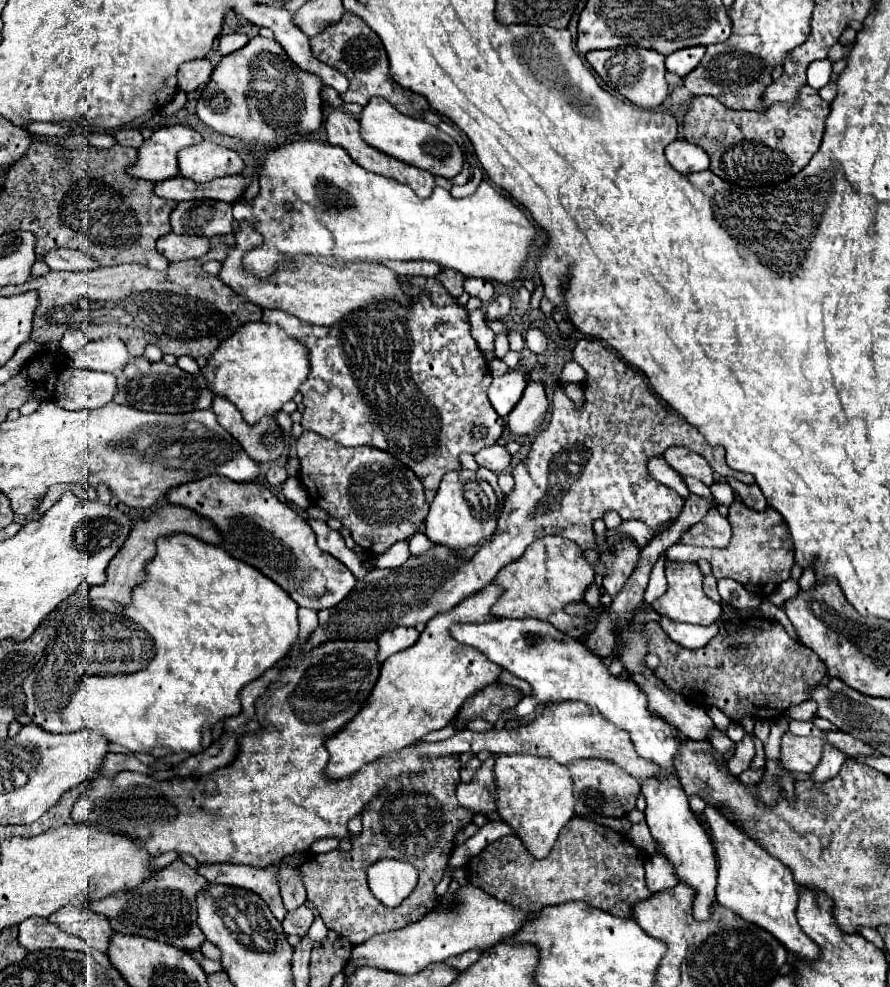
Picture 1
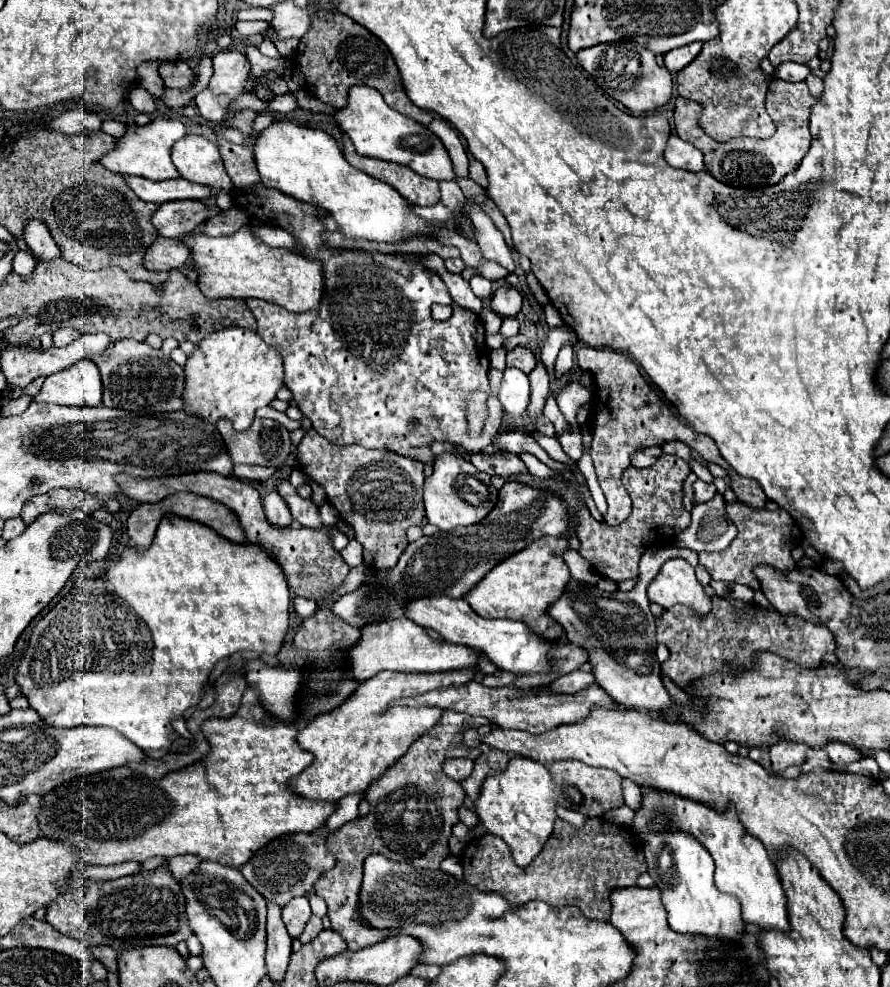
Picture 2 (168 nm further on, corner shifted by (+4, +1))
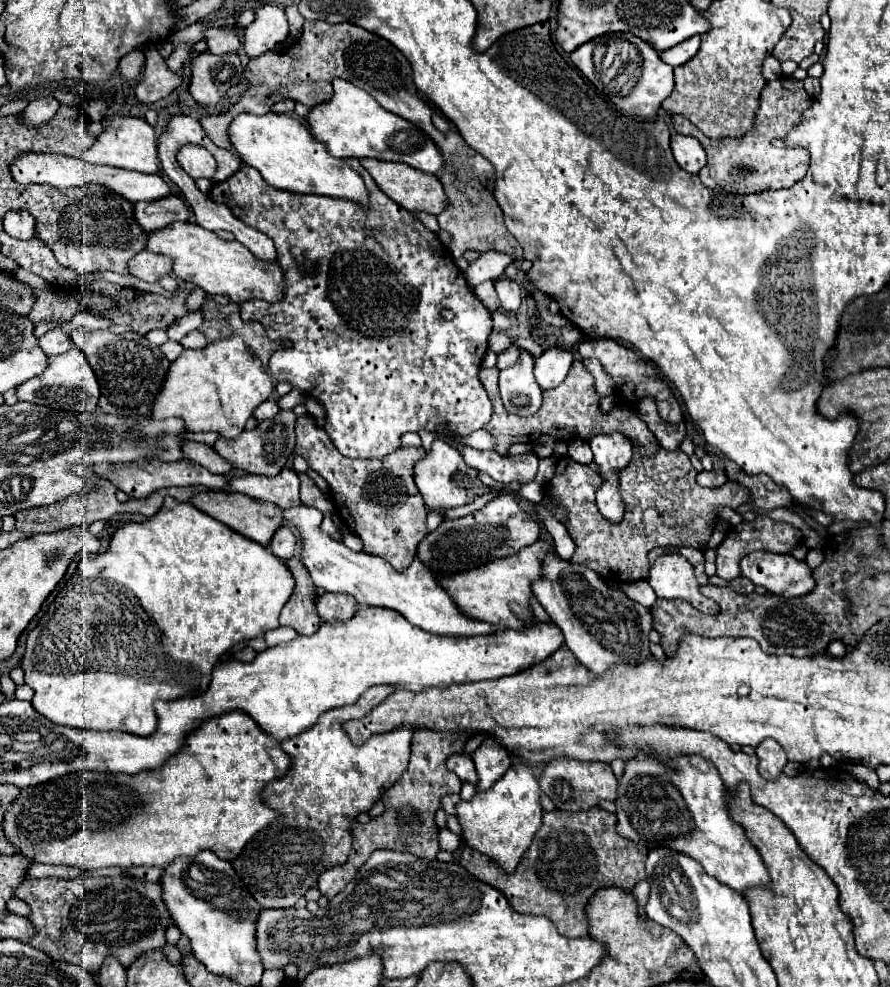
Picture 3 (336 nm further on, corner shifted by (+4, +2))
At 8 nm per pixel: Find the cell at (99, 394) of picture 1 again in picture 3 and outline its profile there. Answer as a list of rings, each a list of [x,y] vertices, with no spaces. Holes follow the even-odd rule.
[[[73,347],[67,353],[49,357],[49,367],[39,377],[33,377],[31,381],[25,381],[17,387],[17,399],[27,401],[27,403],[45,405],[51,409],[61,409],[61,411],[91,413],[97,409],[99,385],[97,385],[97,379],[93,375],[93,369],[87,357],[81,353],[81,349]],[[77,391],[81,391],[81,395],[77,395]]]

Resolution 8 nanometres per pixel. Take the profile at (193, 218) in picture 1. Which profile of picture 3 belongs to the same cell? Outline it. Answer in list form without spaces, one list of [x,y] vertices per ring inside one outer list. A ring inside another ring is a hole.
[[[169,195],[159,201],[139,201],[135,203],[135,219],[147,231],[165,229],[175,221],[189,221],[191,211],[185,201],[177,195]]]

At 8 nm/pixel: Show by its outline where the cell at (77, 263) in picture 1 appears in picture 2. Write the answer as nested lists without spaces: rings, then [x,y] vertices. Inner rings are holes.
[[[35,218],[25,222],[23,240],[31,248],[31,252],[35,256],[39,256],[43,262],[49,262],[49,260],[55,260],[61,256],[61,252],[57,250],[57,244],[53,242],[47,226],[43,222],[37,222]]]

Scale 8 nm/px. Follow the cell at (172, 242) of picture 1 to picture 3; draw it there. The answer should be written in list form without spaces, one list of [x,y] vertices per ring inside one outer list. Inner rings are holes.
[[[145,249],[129,261],[129,271],[131,271],[131,275],[135,275],[147,283],[155,283],[159,277],[169,275],[173,271],[173,261],[165,255],[149,253]]]

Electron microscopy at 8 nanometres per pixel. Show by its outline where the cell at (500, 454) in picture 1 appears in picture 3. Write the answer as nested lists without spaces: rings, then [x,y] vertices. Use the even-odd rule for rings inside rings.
[[[465,447],[463,459],[469,467],[479,469],[481,473],[491,475],[499,483],[531,483],[537,473],[537,455],[535,453],[521,453],[515,457],[501,457],[495,451],[477,451],[471,447]]]

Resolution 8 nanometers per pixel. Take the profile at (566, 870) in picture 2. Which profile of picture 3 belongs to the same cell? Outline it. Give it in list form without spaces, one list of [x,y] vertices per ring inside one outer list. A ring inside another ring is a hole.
[[[593,807],[579,813],[565,813],[559,809],[543,813],[543,825],[537,837],[513,873],[505,873],[493,859],[485,857],[483,853],[477,853],[477,849],[469,849],[467,845],[461,849],[459,855],[459,863],[479,881],[485,881],[487,885],[499,889],[509,899],[513,909],[517,909],[519,913],[537,913],[549,917],[557,925],[559,933],[567,937],[583,937],[589,931],[589,919],[585,915],[585,907],[597,889],[621,887],[625,891],[631,891],[637,885],[637,881],[645,879],[645,859],[647,859],[645,845],[637,845],[621,837],[617,833],[617,817],[601,807]]]

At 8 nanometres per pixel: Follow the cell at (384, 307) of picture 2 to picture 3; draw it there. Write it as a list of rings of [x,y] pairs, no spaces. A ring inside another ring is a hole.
[[[359,161],[353,163],[369,189],[369,211],[345,199],[293,197],[291,191],[265,185],[249,165],[241,165],[227,181],[215,183],[209,195],[213,201],[225,203],[243,223],[275,241],[277,257],[287,277],[285,297],[279,303],[261,299],[241,303],[243,321],[259,321],[271,341],[285,337],[293,343],[291,349],[271,353],[269,375],[277,383],[289,381],[293,389],[317,399],[325,409],[323,429],[333,445],[347,457],[367,459],[397,451],[401,435],[409,431],[437,431],[443,427],[453,435],[465,437],[489,423],[493,407],[479,381],[479,367],[487,353],[491,313],[471,293],[449,249],[437,235],[395,201],[389,201]],[[443,309],[451,309],[455,317],[451,321],[445,319],[441,315]]]

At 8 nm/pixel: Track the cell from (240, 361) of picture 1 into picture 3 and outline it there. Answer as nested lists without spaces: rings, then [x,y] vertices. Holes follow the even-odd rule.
[[[235,333],[225,339],[213,341],[203,349],[185,349],[181,357],[177,357],[169,369],[165,387],[161,389],[161,397],[157,397],[153,405],[153,419],[167,419],[167,417],[179,417],[185,421],[187,431],[215,431],[221,433],[227,439],[237,437],[243,429],[247,419],[253,415],[257,405],[261,405],[265,399],[273,395],[273,381],[263,367],[263,363],[251,353],[251,349],[243,343],[243,339]]]

